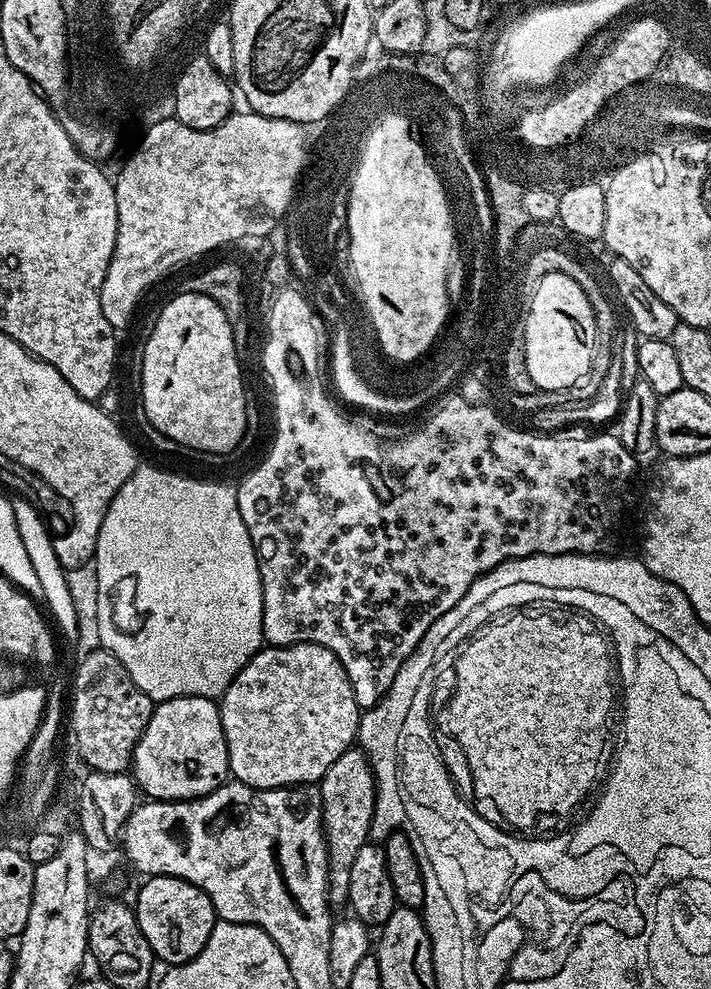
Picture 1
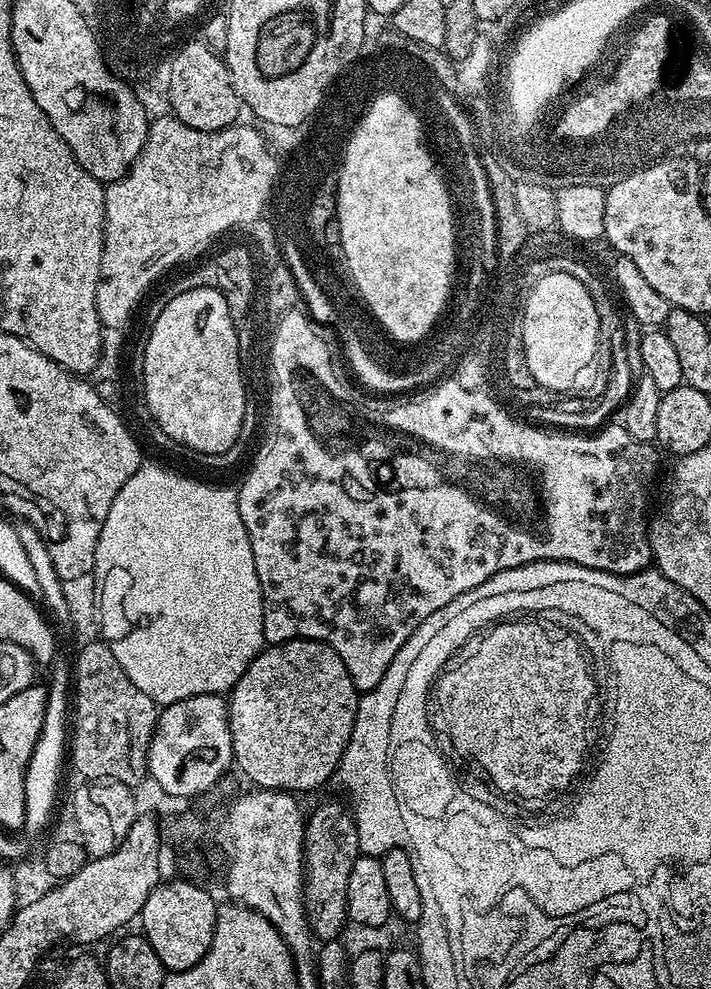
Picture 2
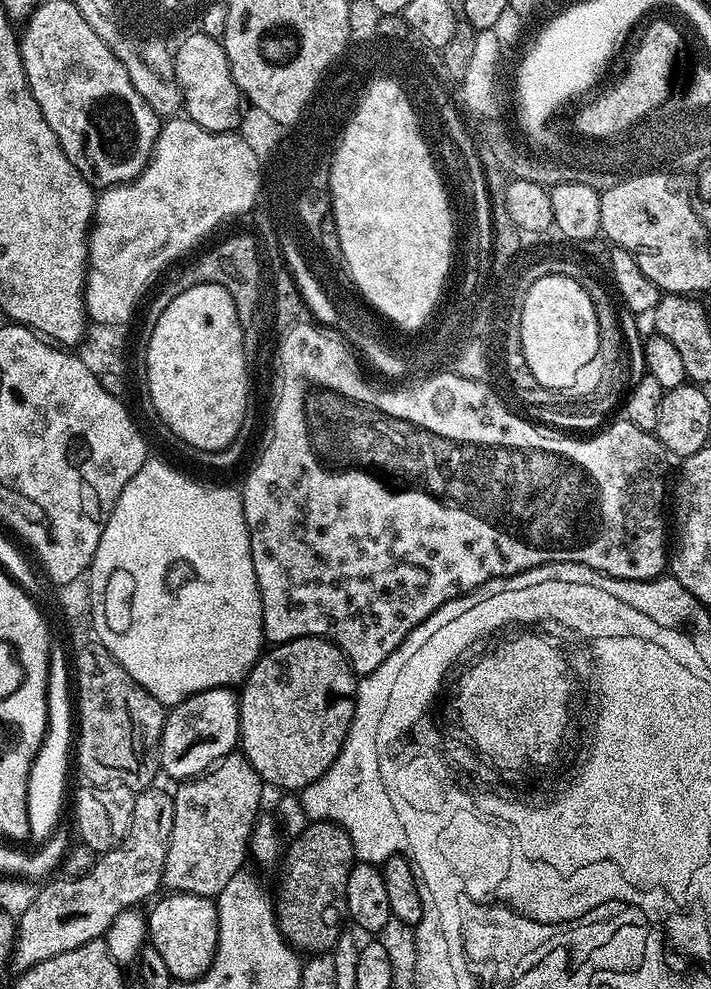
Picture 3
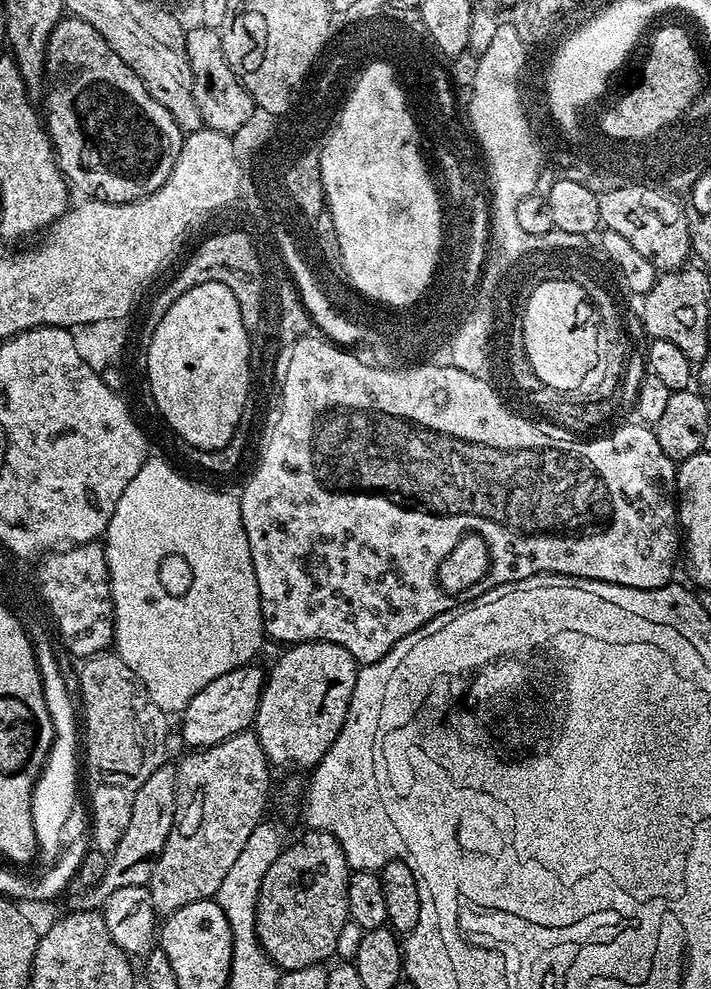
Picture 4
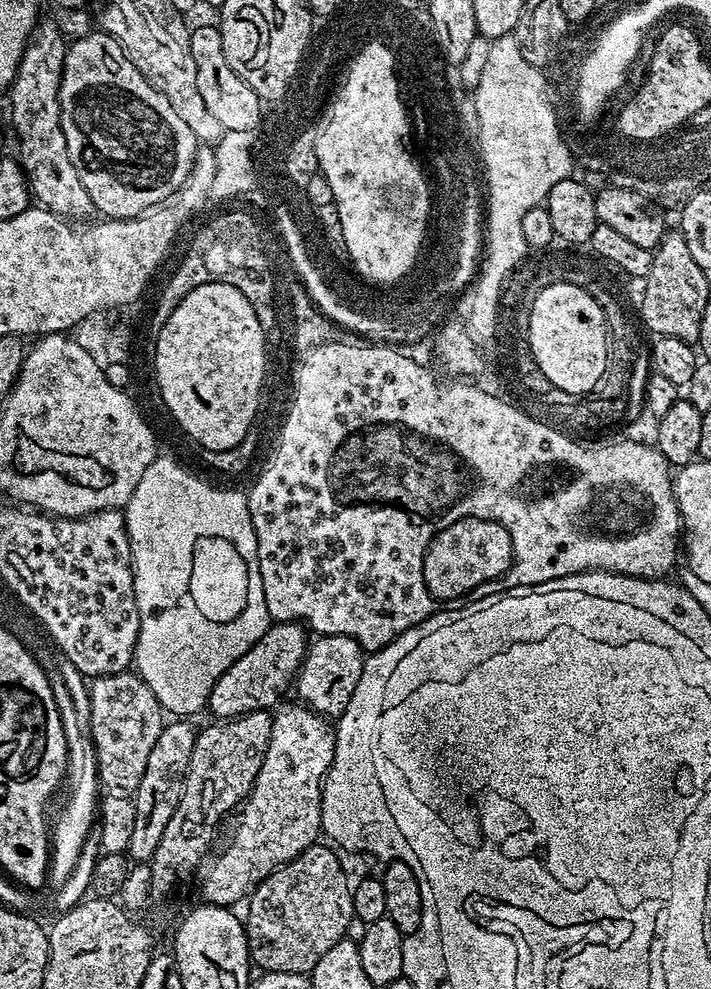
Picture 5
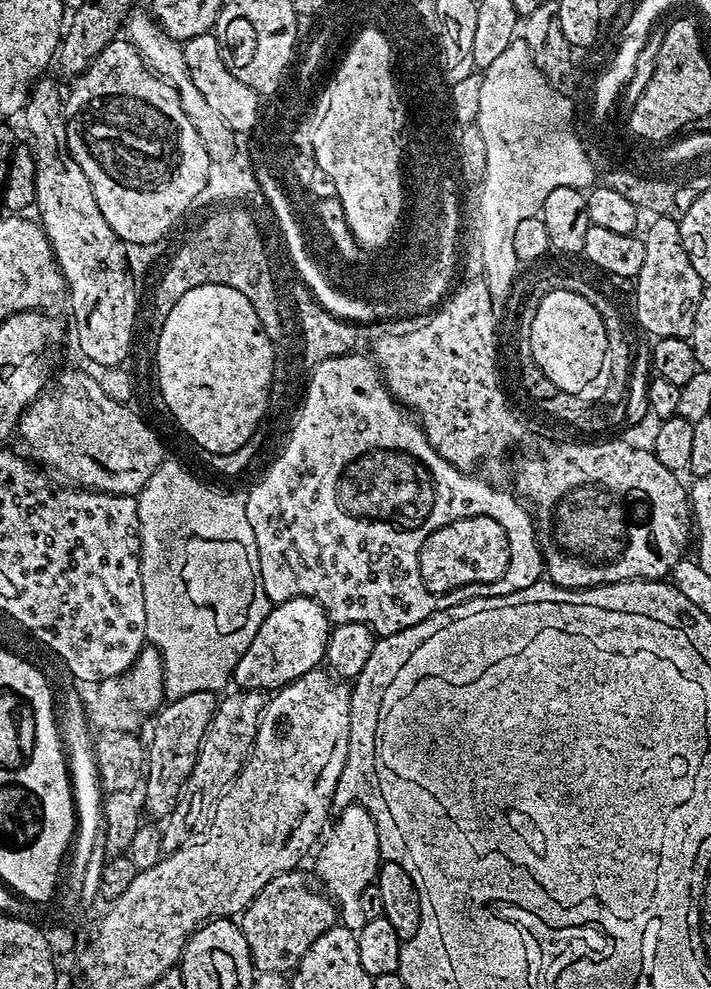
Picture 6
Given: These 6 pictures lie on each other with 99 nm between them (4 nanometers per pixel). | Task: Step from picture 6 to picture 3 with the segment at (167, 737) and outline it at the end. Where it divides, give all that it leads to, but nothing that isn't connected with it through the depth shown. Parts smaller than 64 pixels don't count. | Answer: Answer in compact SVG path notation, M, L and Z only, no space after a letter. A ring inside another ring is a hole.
M149 786L137 793L134 814L131 816L131 826L126 838L118 846L103 853L86 876L76 878L58 876L60 878L49 879L37 889L32 904L18 917L16 925L16 946L10 964L13 969L16 968L17 973L33 968L46 958L54 958L66 950L74 950L86 942L101 939L122 908L135 907L157 889L159 891L166 850L172 841L174 798L170 792L167 793L156 787Z

